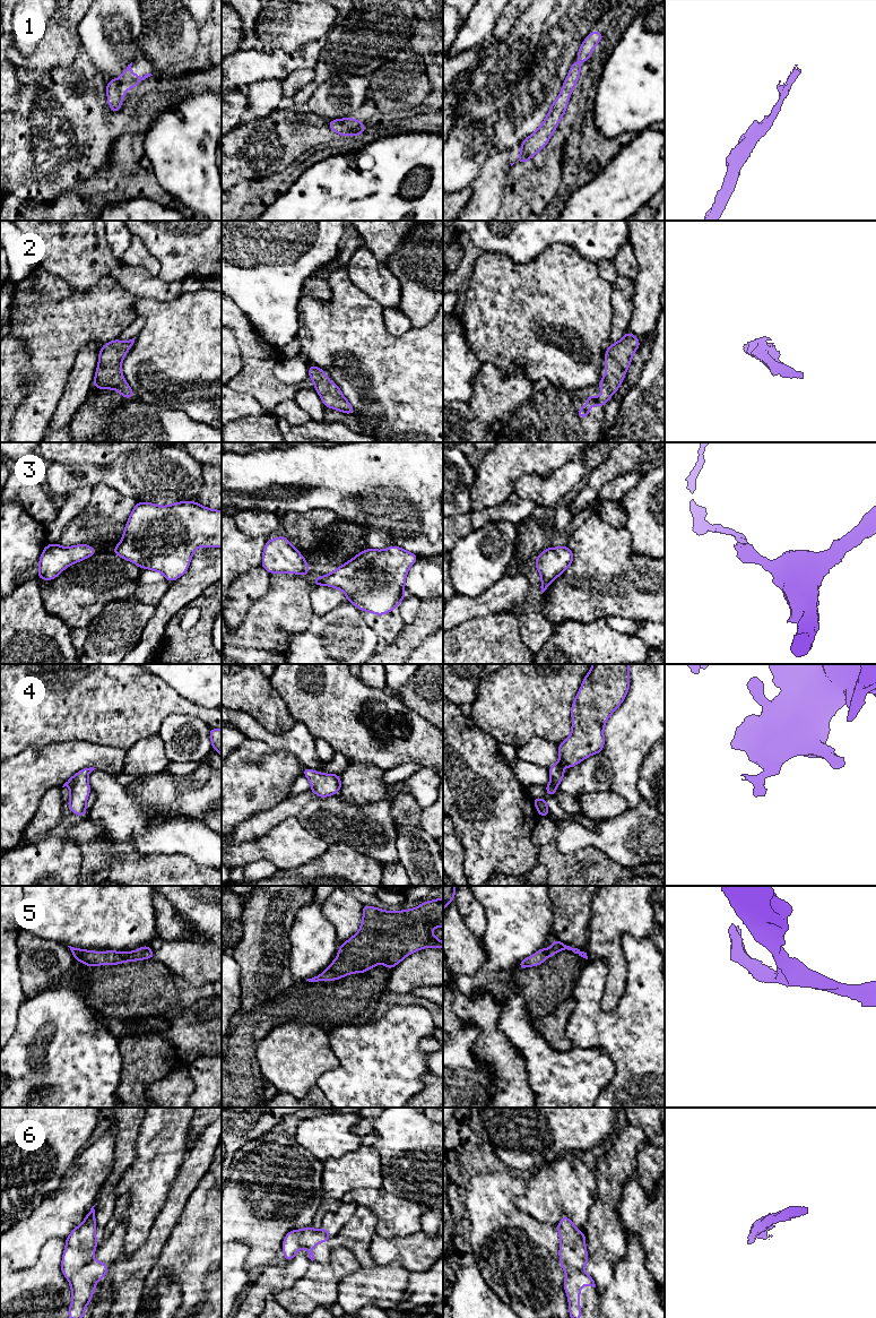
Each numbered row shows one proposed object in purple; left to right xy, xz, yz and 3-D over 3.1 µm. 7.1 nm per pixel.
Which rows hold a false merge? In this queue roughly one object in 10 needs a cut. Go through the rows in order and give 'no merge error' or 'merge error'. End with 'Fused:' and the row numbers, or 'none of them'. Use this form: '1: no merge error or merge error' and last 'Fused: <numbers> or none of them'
1: no merge error
2: no merge error
3: no merge error
4: no merge error
5: no merge error
6: no merge error
Fused: none of them

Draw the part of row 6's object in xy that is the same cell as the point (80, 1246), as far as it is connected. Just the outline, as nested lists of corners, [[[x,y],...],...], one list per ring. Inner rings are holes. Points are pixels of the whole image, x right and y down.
[[[95,1205],[66,1240],[61,1270],[70,1282],[72,1293],[68,1318],[84,1317],[97,1281],[105,1277],[107,1273],[107,1264],[92,1259],[97,1247],[94,1207]]]

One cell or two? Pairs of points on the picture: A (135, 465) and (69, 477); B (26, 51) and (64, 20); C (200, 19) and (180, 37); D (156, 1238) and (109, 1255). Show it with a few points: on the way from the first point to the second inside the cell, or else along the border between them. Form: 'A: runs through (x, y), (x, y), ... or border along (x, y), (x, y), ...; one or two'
A: runs through (119, 474), (95, 474), (88, 475), (85, 479); one
B: border along (15, 45), (24, 56), (29, 56), (38, 45); two
C: border along (188, 11), (198, 25); two
D: border along (122, 1251), (111, 1266); two

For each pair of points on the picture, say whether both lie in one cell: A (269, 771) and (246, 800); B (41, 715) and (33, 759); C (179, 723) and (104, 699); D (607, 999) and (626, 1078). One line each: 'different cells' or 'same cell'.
A: same cell
B: different cells
C: different cells
D: different cells

